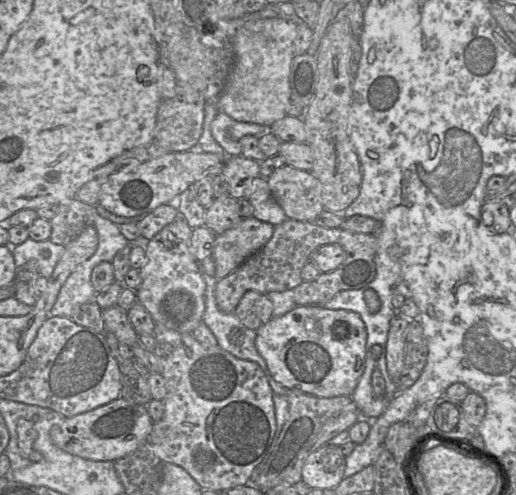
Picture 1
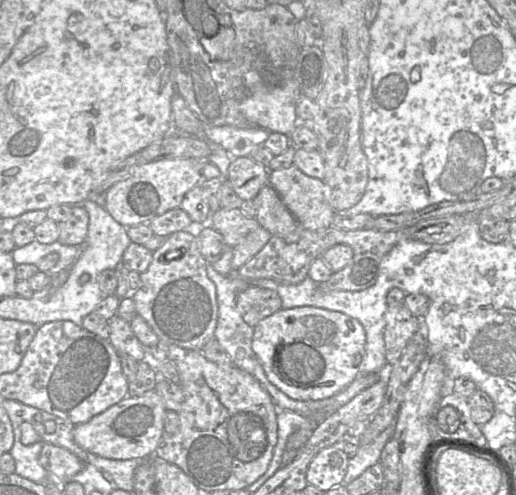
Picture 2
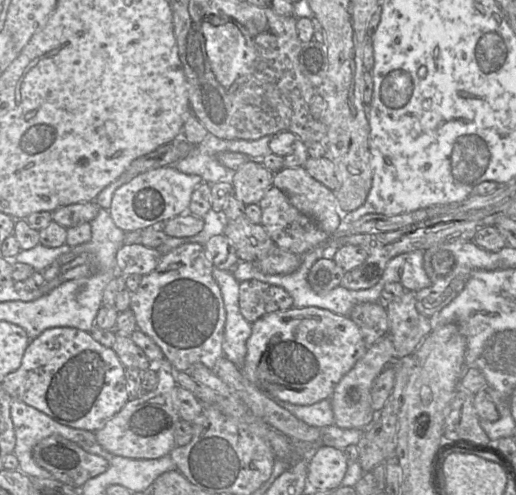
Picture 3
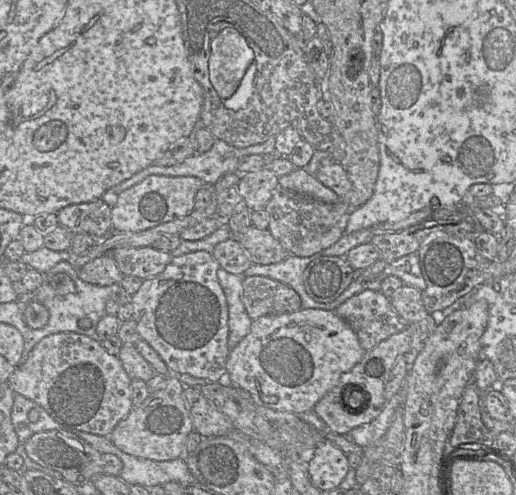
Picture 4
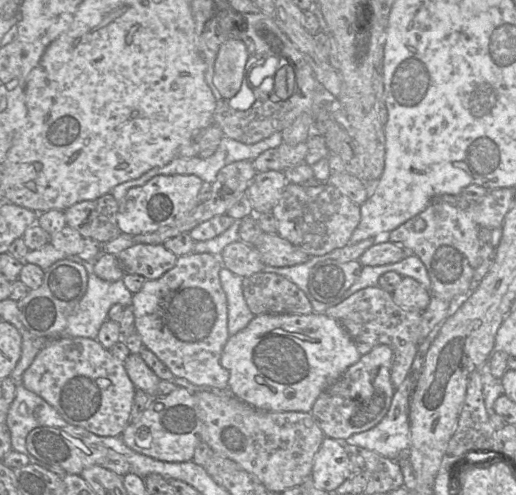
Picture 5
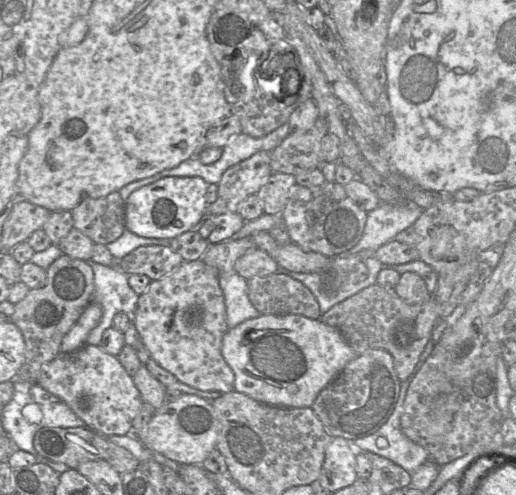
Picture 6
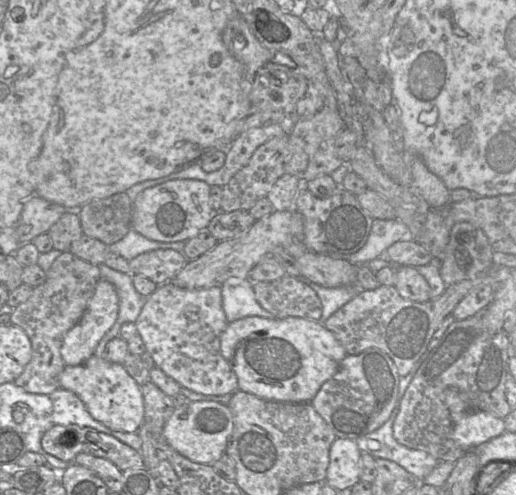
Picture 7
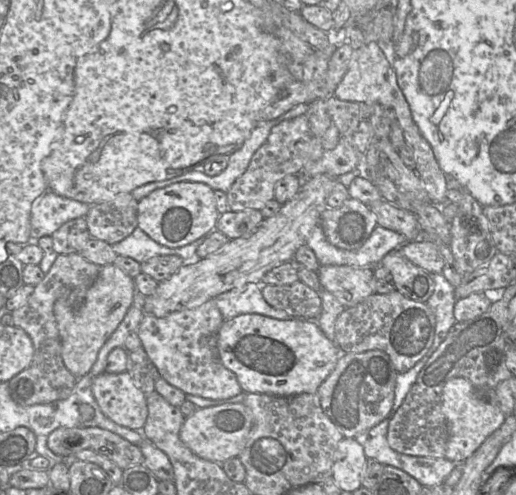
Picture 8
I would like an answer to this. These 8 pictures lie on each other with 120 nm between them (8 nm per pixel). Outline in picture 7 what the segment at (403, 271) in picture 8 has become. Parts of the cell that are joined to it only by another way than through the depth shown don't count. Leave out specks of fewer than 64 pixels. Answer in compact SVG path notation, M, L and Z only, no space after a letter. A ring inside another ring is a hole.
M396 266L394 287L401 297L415 302L430 300L427 280L412 266Z

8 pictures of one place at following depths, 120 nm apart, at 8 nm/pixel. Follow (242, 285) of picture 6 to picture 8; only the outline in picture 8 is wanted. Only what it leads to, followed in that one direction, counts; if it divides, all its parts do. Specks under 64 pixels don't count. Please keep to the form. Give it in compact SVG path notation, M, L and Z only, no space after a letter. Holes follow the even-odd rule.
M246 284L224 292L215 298L215 303L224 320L243 314L260 314L278 320L291 317L283 310L269 305L264 299L261 284Z

